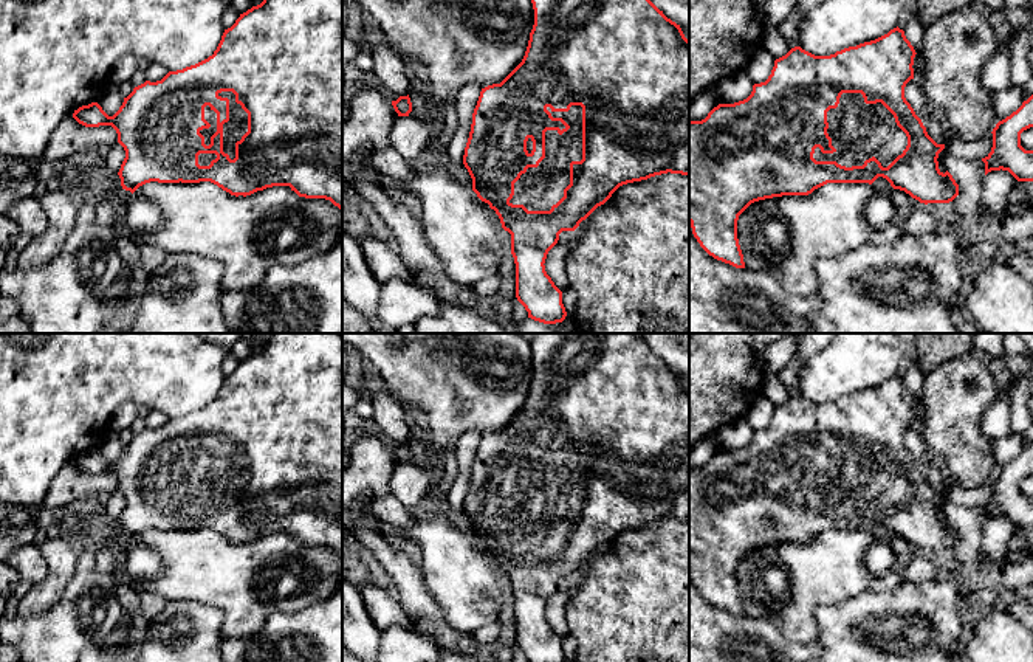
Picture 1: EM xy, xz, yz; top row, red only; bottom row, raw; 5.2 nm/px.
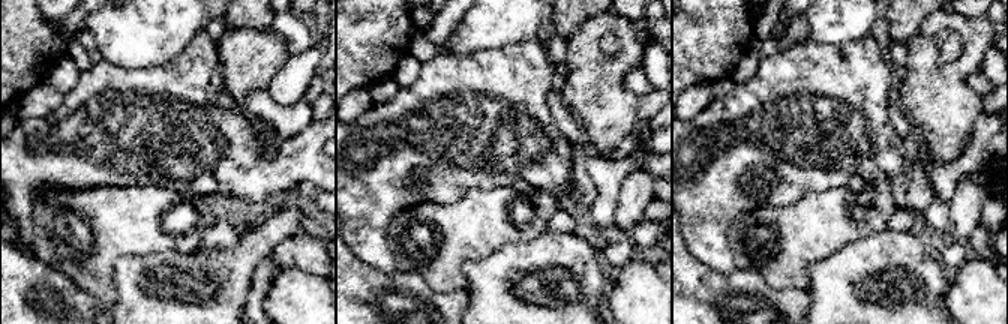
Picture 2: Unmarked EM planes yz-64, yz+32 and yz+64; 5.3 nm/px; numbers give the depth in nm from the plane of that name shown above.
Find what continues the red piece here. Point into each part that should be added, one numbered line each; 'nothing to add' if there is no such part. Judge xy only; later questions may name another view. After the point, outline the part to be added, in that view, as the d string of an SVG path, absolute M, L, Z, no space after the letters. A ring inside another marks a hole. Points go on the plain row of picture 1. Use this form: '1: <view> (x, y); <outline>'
1: xy (236, 475); M221 439L218 443L229 447L229 468L223 471L223 499L234 507L235 490L248 479L248 460L235 450L232 439Z

